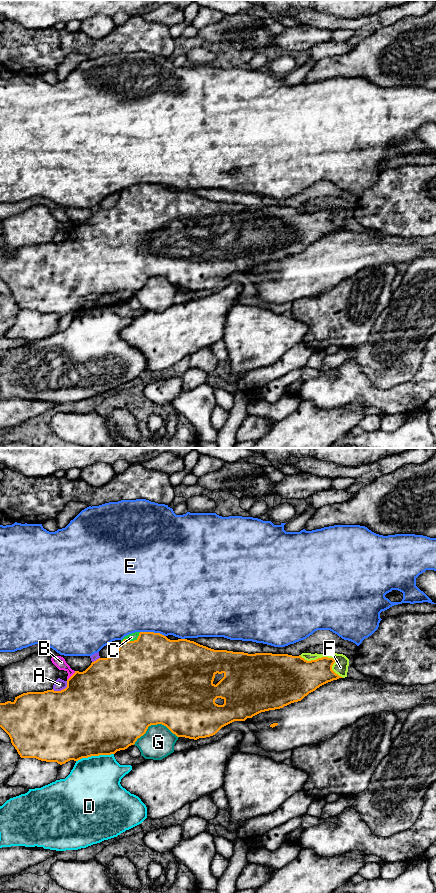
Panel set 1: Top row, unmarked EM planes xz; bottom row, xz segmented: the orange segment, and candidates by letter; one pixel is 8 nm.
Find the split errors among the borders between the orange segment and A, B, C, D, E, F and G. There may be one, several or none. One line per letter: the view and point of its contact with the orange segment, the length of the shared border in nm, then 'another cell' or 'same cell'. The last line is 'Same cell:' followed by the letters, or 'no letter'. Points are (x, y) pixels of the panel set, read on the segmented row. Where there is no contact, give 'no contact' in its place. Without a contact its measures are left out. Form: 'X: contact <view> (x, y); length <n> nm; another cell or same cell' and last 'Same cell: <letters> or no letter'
A: contact xz (61, 690); length 140 nm; another cell
B: contact xz (71, 676); length 100 nm; another cell
C: contact xz (131, 641); length 180 nm; same cell
D: contact xz (94, 755); length 320 nm; another cell
E: contact xz (153, 632); length 220 nm; another cell
F: contact xz (327, 657); length 400 nm; another cell
G: contact xz (154, 724); length 380 nm; another cell
Same cell: C

